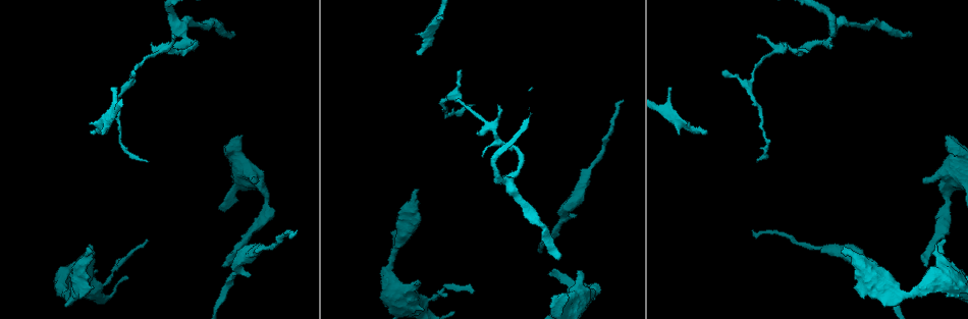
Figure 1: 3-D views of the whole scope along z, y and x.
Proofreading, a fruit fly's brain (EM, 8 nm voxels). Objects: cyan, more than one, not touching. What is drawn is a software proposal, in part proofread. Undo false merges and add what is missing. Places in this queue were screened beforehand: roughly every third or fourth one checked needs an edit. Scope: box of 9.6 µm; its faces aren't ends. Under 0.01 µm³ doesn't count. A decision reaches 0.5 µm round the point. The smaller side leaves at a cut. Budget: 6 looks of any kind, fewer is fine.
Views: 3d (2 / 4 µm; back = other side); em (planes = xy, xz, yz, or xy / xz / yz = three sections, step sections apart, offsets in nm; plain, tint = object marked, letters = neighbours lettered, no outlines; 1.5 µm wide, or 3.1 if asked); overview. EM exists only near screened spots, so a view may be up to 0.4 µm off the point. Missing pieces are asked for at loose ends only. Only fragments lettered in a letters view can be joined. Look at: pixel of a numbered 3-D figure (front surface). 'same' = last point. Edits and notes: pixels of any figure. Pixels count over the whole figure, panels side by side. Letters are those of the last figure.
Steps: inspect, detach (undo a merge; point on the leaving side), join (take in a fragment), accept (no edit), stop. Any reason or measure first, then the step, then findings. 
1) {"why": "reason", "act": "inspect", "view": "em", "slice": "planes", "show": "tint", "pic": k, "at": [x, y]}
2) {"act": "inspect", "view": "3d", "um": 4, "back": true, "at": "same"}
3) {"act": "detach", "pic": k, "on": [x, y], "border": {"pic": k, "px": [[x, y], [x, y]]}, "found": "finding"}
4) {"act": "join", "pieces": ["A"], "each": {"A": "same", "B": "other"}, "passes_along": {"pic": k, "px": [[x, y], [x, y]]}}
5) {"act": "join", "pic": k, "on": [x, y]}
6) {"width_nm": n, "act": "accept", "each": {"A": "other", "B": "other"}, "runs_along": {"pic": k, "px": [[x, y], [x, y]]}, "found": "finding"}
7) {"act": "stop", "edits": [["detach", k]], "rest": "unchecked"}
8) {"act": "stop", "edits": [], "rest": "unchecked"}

{"why": "free end", "act": "inspect", "view": "3d", "um": 2, "back": true, "pic": 1, "at": [88, 253]}

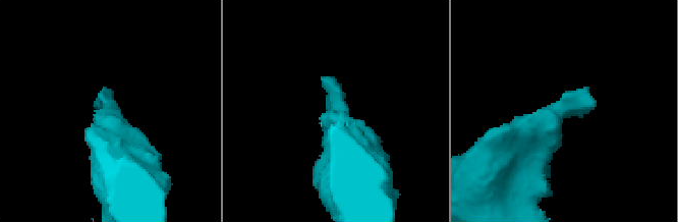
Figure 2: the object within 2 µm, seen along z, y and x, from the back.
{"why": "now the EM", "act": "inspect", "view": "em", "slice": "planes", "show": "letters", "pic": 2, "at": [96, 108]}

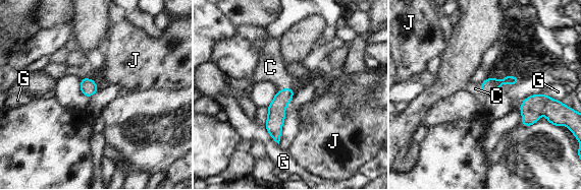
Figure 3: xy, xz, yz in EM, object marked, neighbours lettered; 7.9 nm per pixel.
{"act": "join", "pic": 3, "on": [270, 67], "each": {"C": "same", "G": "other", "J": "other"}, "passes_along": {"pic": 3, "px": [[276, 115], [285, 88], [270, 67]]}, "found": "it goes on there"}

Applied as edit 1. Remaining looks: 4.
{"why": "stops while still wide", "act": "inspect", "view": "em", "slice": "planes", "show": "letters", "pic": 1, "at": [568, 299]}

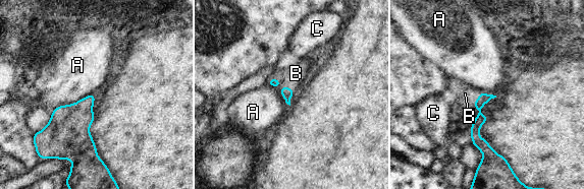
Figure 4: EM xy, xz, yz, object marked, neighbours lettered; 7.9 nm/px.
{"longest_contact_nm": ["A", 380], "act": "join", "pic": 4, "on": [296, 73], "each": {"A": "other", "B": "same", "C": "other"}, "found": "it goes on there"}

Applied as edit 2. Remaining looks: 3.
{"act": "stop", "edits": [["join", 3], ["join", 4]], "rest": "unchecked"}

